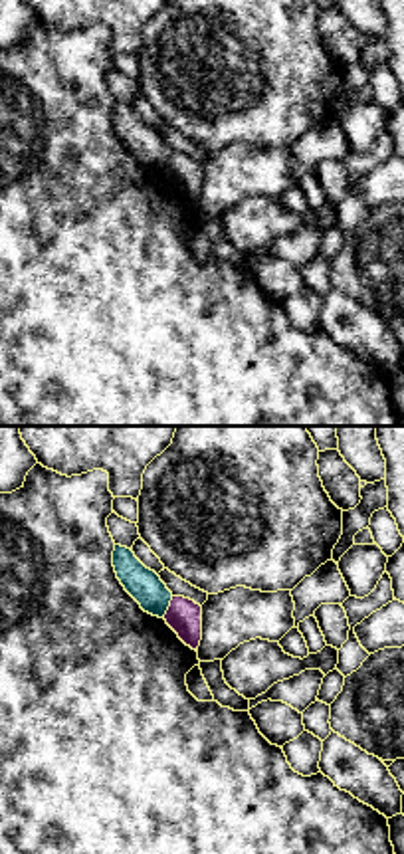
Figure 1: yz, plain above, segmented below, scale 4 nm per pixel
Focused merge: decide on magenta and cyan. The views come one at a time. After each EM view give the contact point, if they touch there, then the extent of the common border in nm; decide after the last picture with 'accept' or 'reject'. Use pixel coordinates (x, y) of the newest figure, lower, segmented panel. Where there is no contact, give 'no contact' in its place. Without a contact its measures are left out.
(169, 607) | 100 nm

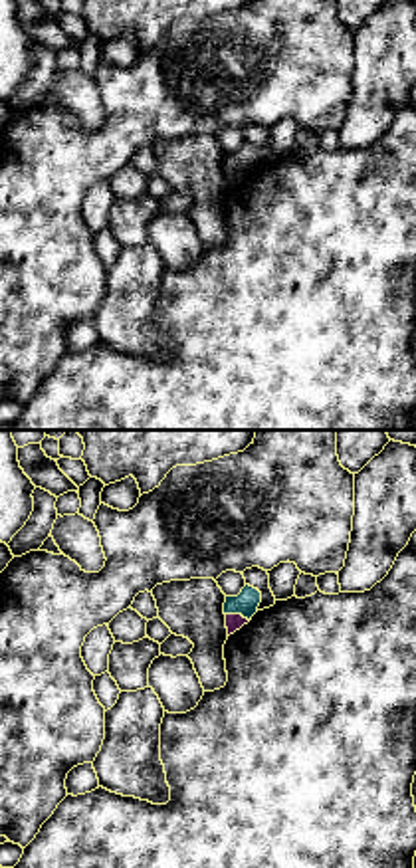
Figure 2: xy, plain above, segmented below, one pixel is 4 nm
(238, 615) | 100 nm

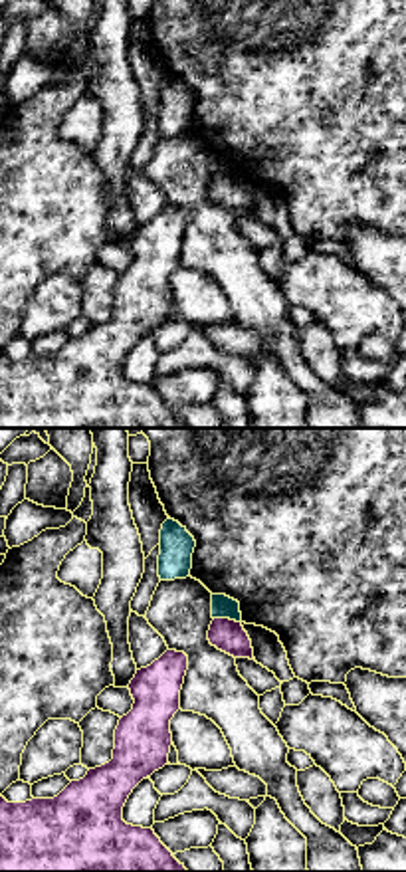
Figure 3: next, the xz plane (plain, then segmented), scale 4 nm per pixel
(228, 619) | 110 nm

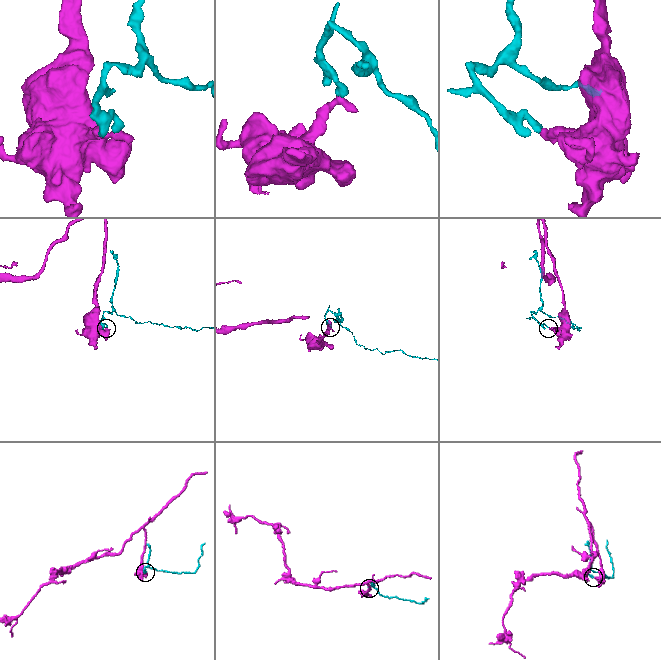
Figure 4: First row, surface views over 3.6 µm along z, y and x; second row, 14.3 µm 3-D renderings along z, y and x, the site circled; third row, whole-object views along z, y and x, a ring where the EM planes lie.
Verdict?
reject

